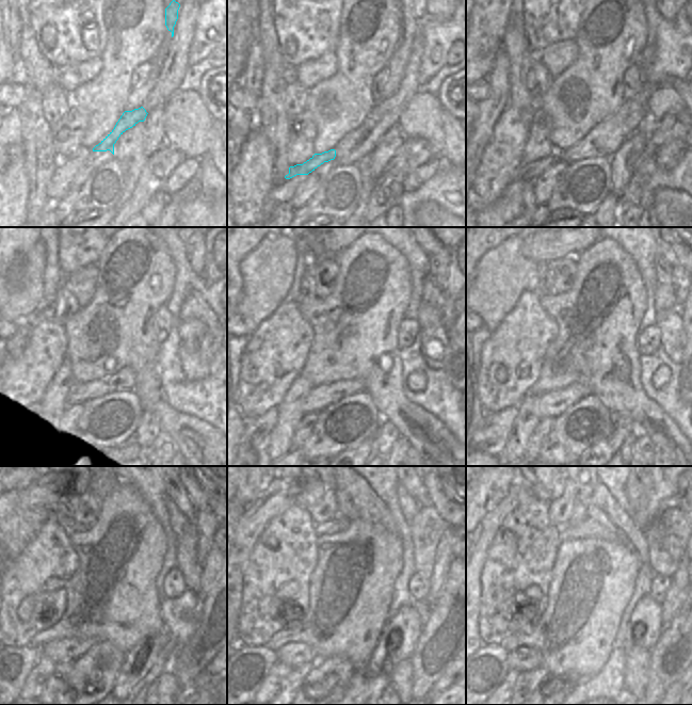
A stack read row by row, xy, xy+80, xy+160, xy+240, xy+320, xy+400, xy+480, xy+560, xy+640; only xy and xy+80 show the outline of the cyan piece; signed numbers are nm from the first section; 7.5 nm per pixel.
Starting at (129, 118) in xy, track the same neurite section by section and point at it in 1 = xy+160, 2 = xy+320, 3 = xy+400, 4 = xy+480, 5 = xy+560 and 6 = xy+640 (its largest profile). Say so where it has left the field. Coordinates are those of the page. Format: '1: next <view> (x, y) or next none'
1: next xy+160 (529, 171)
2: next xy+320 (264, 423)
3: next xy+400 (491, 435)
4: next xy+480 (11, 667)
5: next xy+560 (248, 666)
6: next xy+640 (487, 668)

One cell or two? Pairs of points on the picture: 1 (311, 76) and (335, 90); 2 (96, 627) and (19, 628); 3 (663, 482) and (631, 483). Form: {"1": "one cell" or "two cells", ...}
{"1": "two cells", "2": "two cells", "3": "two cells"}

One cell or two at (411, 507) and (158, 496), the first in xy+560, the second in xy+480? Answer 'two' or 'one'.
two

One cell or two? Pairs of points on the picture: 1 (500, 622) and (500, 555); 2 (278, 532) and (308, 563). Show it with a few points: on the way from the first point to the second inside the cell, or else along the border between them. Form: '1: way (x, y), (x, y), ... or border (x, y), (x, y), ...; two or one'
1: way (499, 605), (501, 572); one
2: way (286, 540), (301, 556); one

